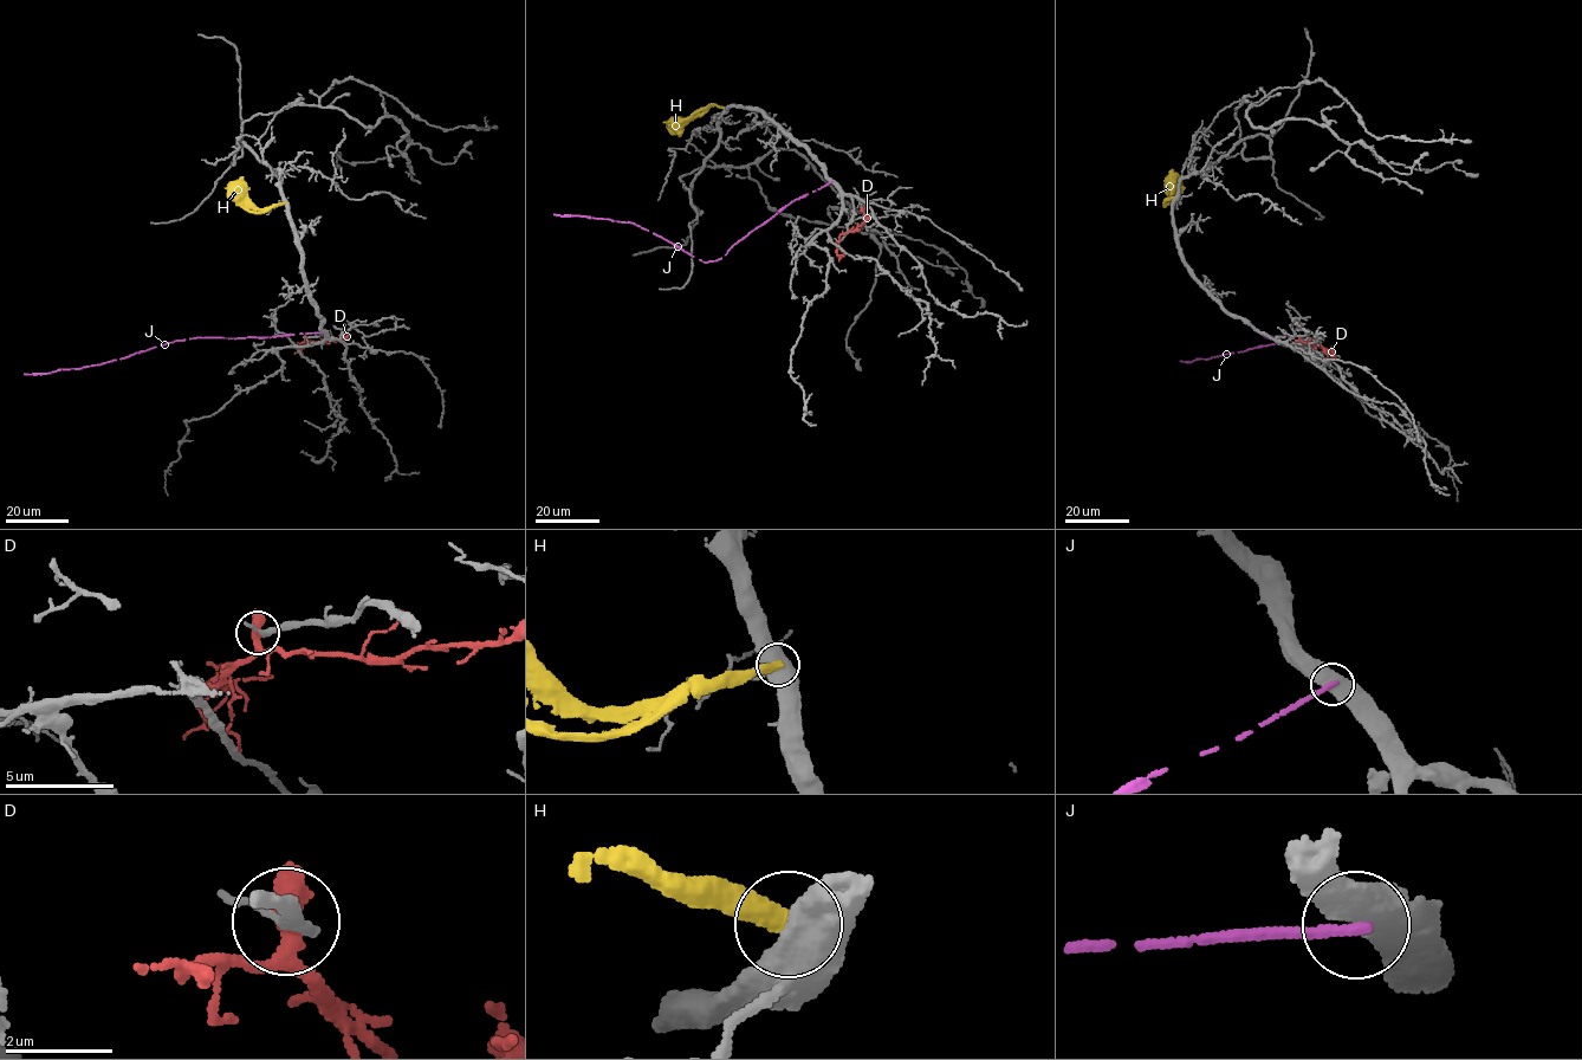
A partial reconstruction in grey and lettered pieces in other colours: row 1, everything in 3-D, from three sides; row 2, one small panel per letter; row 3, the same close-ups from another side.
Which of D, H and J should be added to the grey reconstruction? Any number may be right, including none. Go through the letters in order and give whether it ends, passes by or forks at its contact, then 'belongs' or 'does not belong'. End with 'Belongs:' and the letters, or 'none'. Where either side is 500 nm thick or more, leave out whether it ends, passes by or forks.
D: it passes by; does not belong
H: does not belong
J: does not belong
Belongs: none

